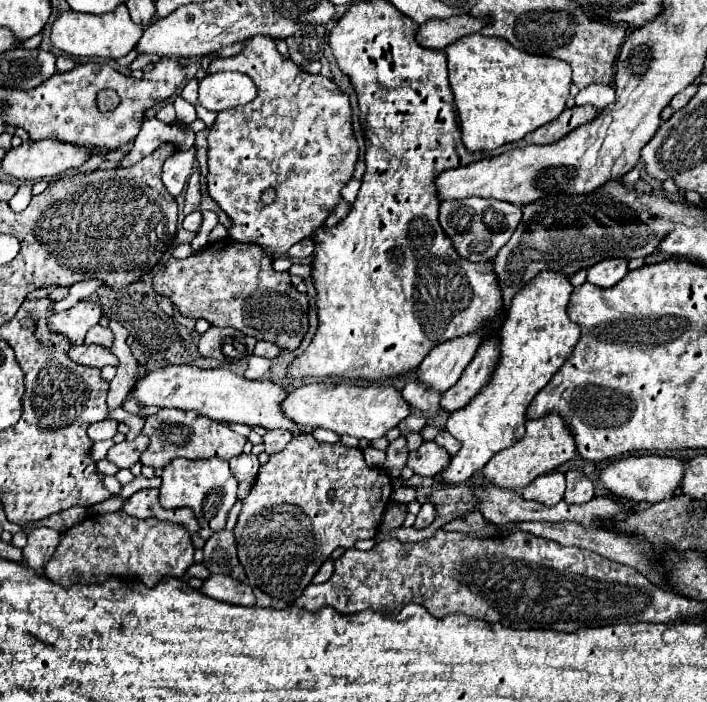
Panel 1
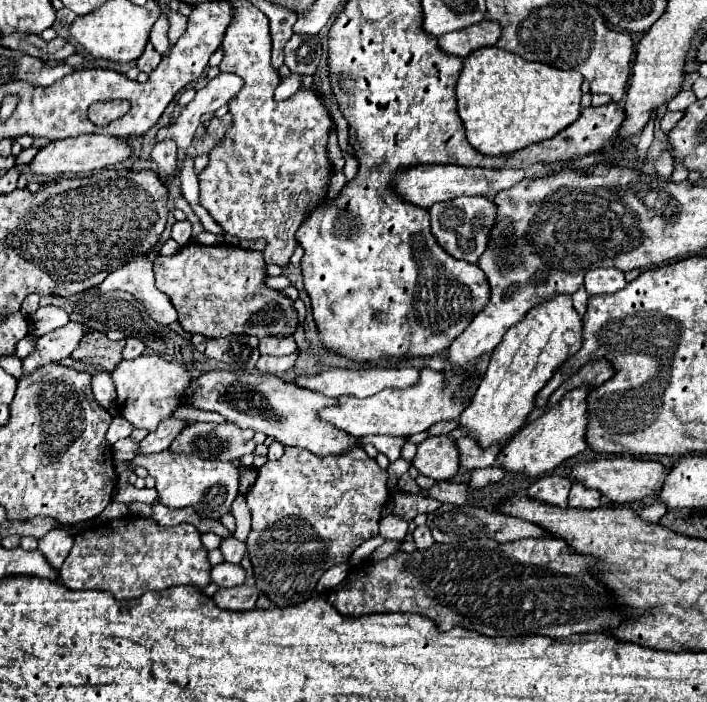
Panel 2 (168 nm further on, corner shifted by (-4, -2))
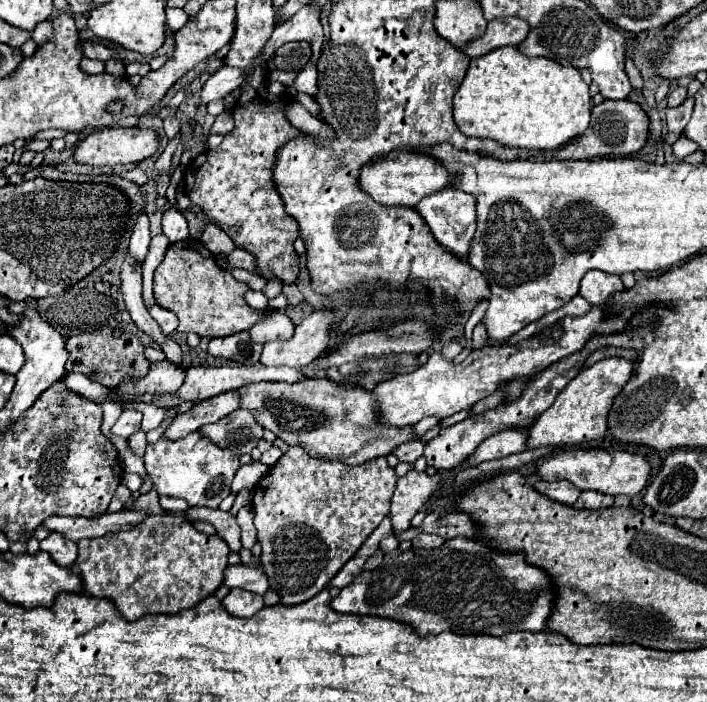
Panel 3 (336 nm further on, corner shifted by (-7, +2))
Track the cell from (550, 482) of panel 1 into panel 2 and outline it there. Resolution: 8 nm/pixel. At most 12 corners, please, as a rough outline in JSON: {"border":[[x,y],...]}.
{"border":[[545,475],[527,495],[555,507],[567,507],[573,481]]}

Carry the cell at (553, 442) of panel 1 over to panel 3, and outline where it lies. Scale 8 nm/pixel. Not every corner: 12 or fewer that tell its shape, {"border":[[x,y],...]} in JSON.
{"border":[[632,361],[580,371],[528,429],[526,449],[576,447],[606,433]]}

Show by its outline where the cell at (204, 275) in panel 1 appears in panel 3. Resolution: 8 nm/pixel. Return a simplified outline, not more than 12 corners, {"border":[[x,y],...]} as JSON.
{"border":[[196,239],[168,247],[154,297],[180,333],[226,337],[256,311],[250,287]]}

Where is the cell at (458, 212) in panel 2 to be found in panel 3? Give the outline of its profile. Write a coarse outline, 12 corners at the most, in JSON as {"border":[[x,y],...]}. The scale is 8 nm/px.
{"border":[[446,187],[414,209],[450,253],[470,253],[476,199]]}

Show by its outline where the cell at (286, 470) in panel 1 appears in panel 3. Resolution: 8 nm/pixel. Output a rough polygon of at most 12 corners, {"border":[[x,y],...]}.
{"border":[[288,451],[252,493],[280,603],[330,583],[390,511],[386,457]]}

